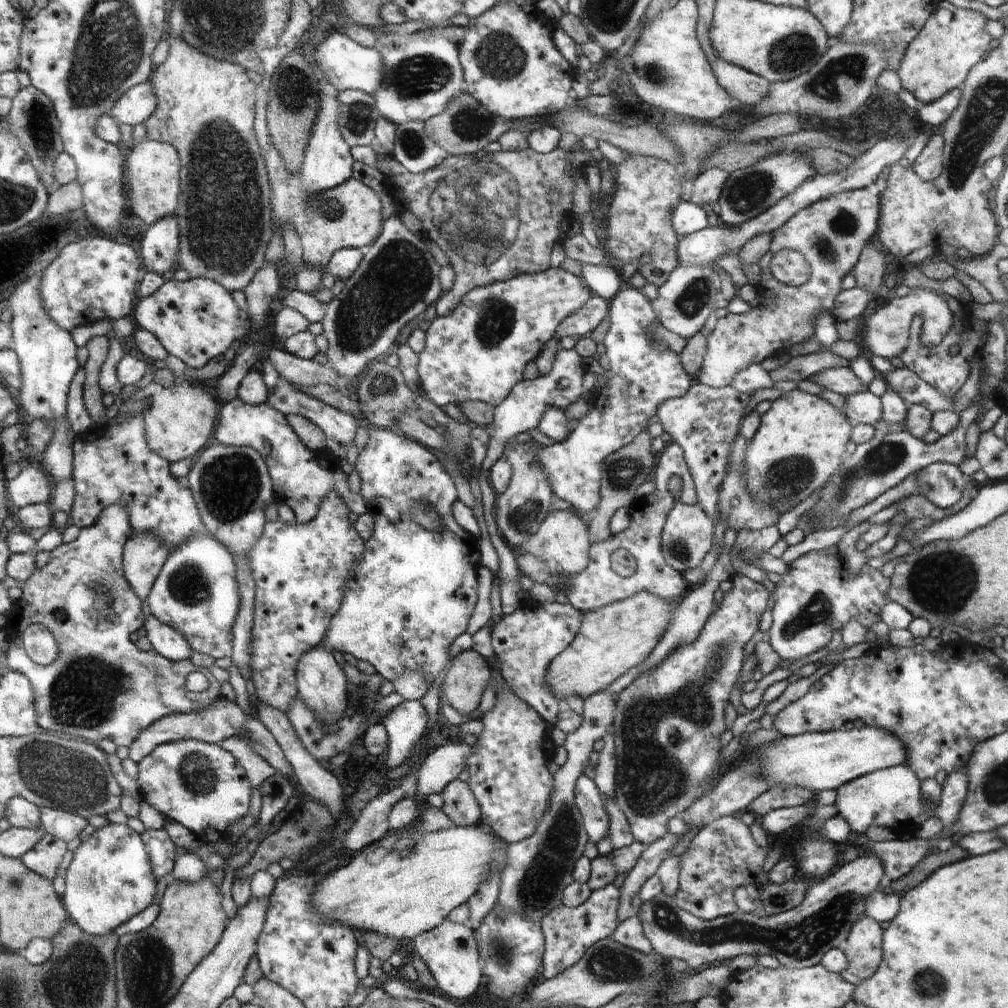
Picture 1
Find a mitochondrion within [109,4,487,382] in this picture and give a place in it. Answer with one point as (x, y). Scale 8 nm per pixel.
(224, 222)

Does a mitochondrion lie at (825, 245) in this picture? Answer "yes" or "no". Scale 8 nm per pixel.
yes

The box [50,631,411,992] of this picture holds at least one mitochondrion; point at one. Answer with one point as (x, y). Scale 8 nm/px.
(196, 772)

